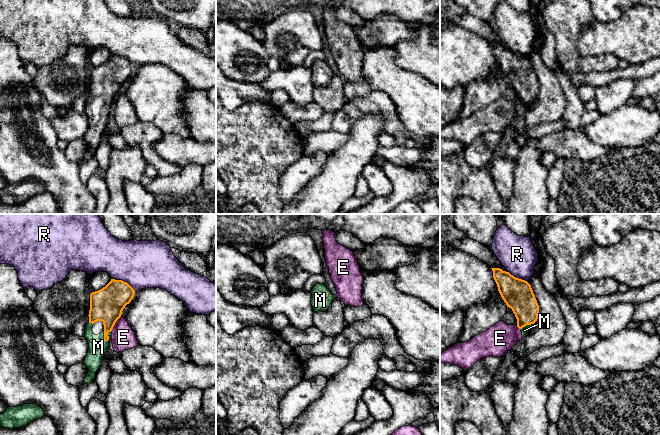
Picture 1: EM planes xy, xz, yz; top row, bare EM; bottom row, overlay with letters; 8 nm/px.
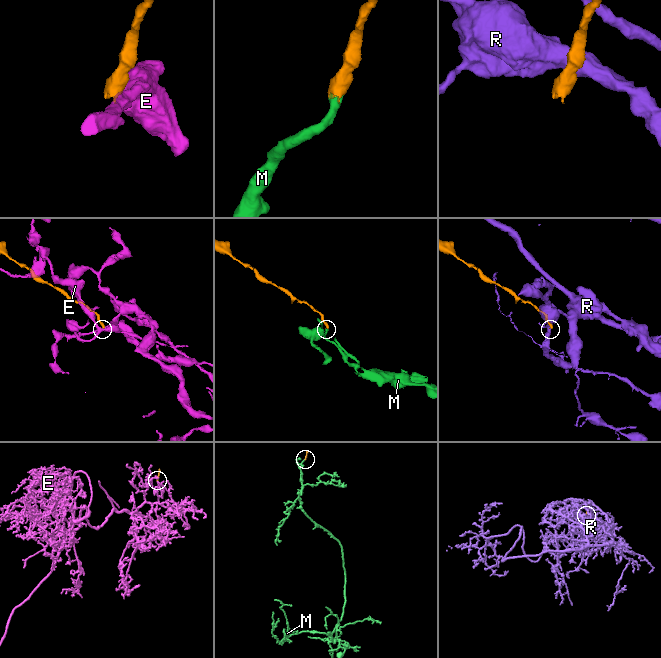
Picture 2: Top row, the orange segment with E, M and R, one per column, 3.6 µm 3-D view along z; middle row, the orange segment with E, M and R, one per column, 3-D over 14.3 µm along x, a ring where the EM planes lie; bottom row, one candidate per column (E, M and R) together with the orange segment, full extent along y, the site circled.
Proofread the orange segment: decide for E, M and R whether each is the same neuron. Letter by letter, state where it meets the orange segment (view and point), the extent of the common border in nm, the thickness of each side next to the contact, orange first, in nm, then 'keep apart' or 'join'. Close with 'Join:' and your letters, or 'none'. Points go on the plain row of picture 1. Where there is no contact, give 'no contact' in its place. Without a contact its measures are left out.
E: meets orange in xy at (114, 100); contact 130 nm long; 260 nm thick on the orange side, 190 nm on the other; keep apart
M: meets orange in xy at (104, 109); contact 150 nm long; 260 nm thick on the orange side, 150 nm on the other; join
R: meets orange in xy at (123, 57); contact 220 nm long; 260 nm thick on the orange side, 380 nm on the other; keep apart
Join: M

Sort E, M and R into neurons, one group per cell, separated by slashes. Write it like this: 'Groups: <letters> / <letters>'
Groups: E / M / R

